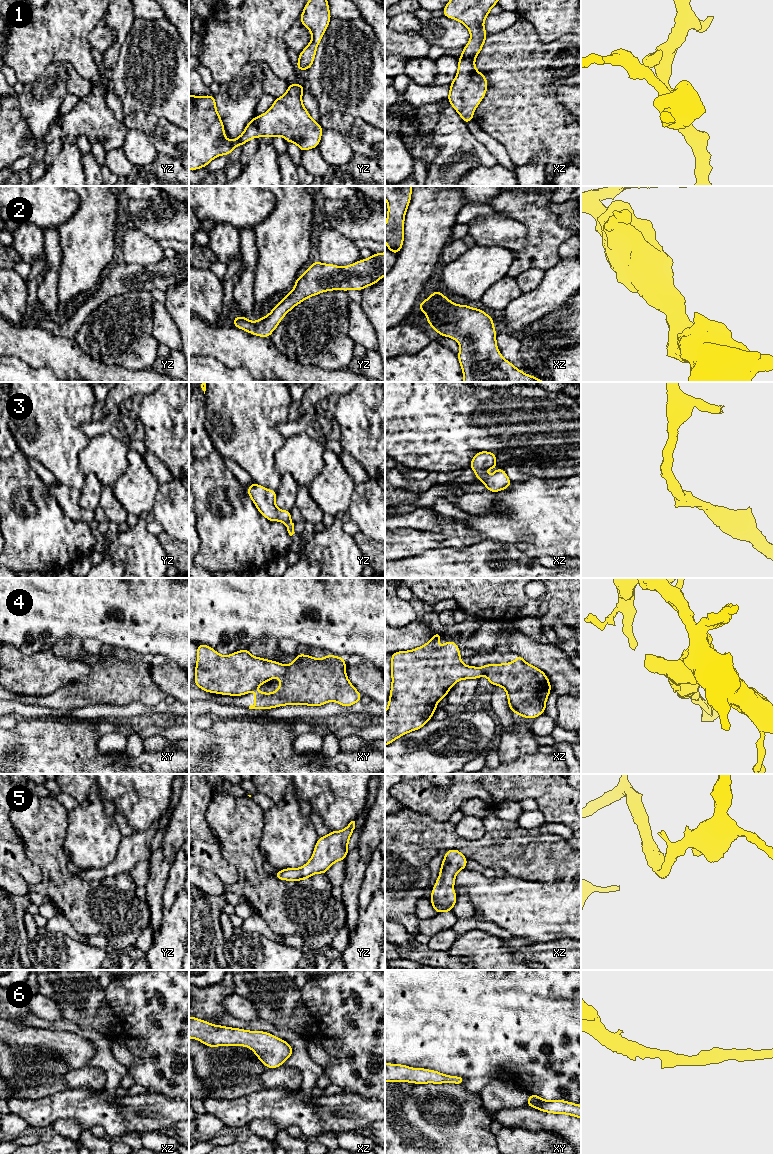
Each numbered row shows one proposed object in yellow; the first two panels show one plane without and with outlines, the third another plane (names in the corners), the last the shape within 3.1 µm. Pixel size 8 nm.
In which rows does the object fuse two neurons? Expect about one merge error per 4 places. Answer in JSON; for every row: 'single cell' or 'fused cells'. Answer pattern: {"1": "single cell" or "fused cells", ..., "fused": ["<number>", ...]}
{"1": "single cell", "2": "single cell", "3": "single cell", "4": "fused cells", "5": "single cell", "6": "single cell", "fused": ["4"]}

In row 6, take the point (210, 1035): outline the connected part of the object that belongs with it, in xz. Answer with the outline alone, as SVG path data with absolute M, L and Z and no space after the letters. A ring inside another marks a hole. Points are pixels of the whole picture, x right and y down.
M189 1016L189 1038L198 1039L209 1047L222 1045L249 1047L258 1059L269 1069L280 1067L293 1053L291 1045L273 1034L264 1031L248 1031L239 1028L230 1028L221 1025L213 1025L210 1022Z

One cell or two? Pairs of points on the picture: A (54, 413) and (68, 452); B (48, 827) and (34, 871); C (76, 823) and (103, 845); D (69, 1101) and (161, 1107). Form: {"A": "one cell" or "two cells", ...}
{"A": "one cell", "B": "two cells", "C": "one cell", "D": "one cell"}

